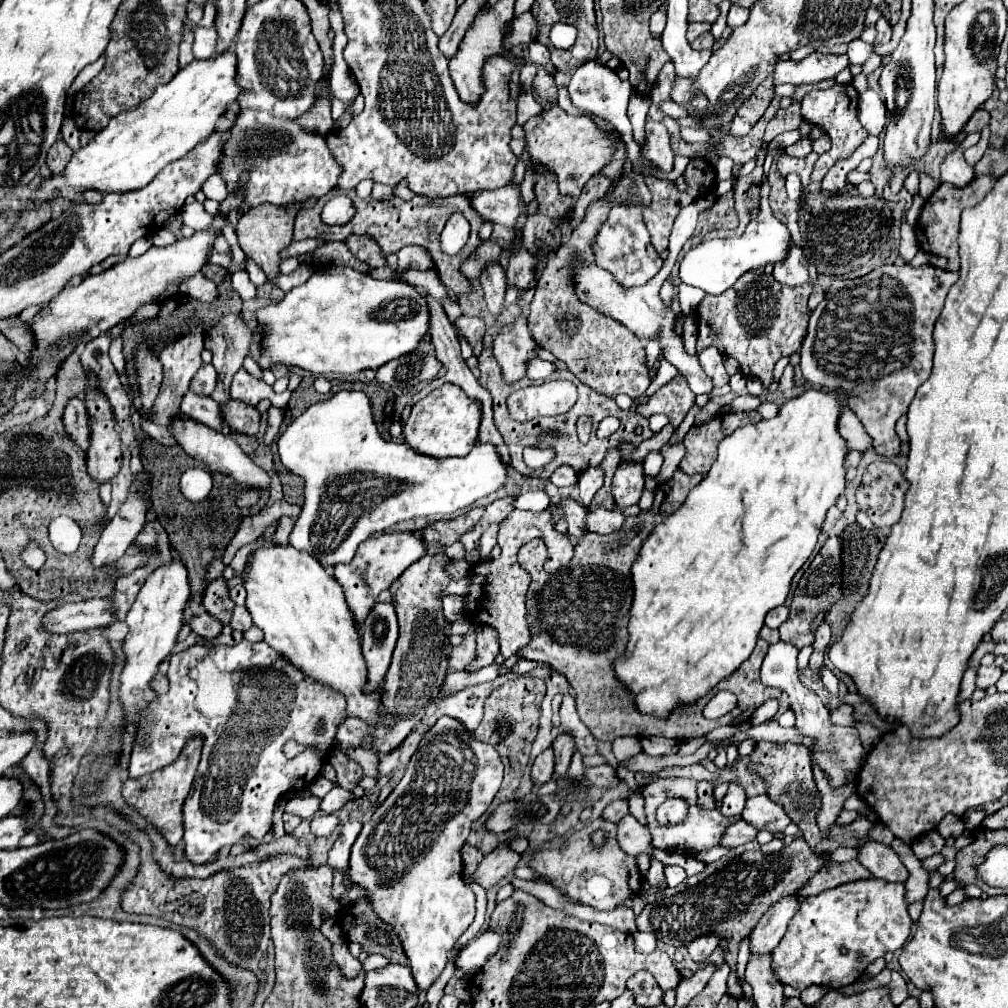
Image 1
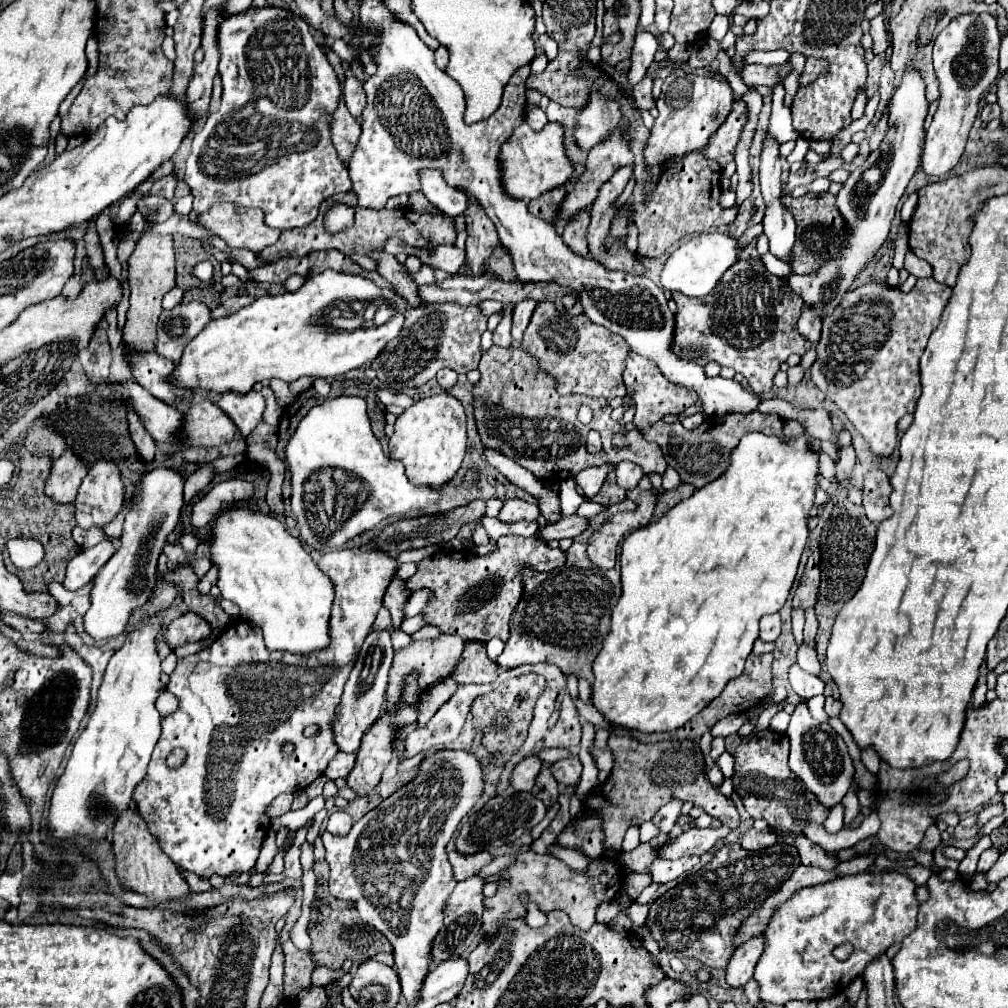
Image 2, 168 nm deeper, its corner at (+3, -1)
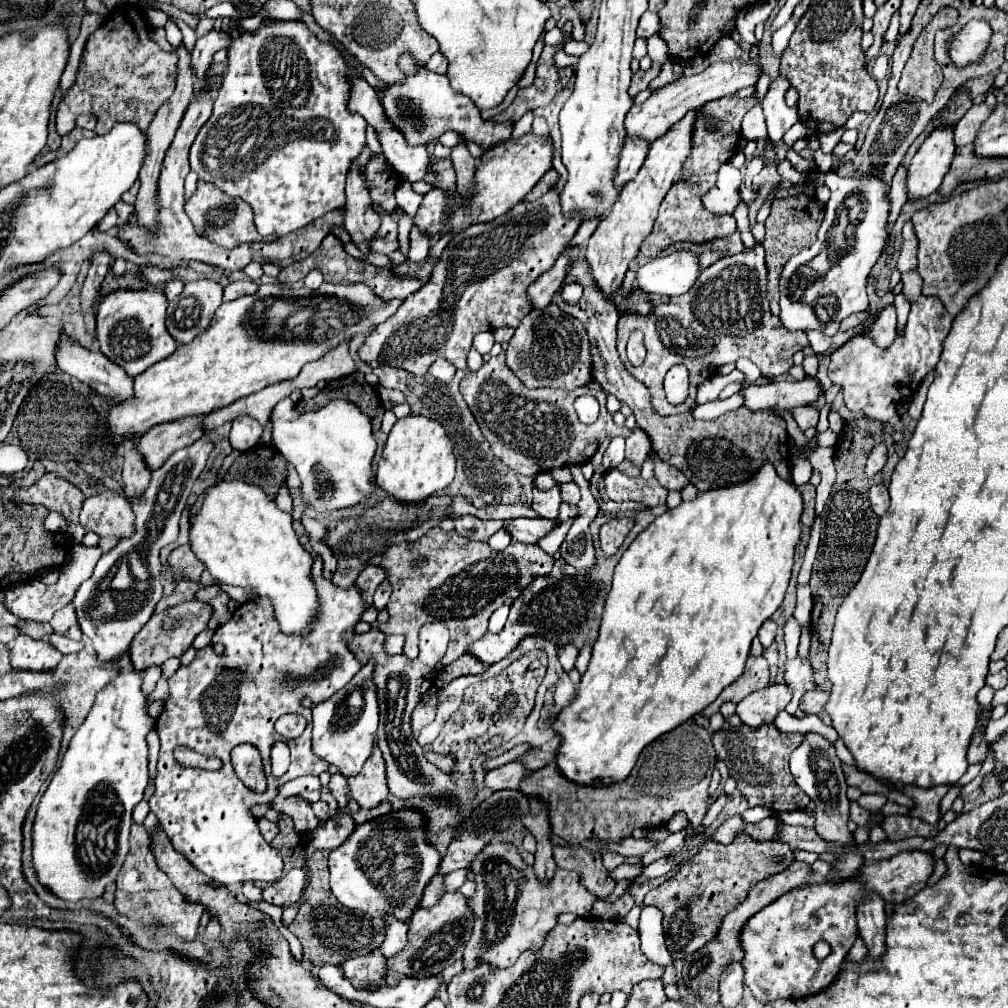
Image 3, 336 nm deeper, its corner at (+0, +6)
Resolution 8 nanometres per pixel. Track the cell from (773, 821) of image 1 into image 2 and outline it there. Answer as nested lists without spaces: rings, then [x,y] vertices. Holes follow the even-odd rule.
[[[629,732],[611,734],[609,748],[615,754],[615,766],[611,776],[595,786],[583,802],[585,814],[595,814],[601,818],[603,826],[603,846],[621,850],[623,836],[629,826],[641,826],[643,822],[651,820],[655,812],[669,802],[669,798],[677,798],[683,802],[693,802],[693,806],[703,808],[705,814],[711,818],[721,820],[723,826],[737,828],[739,814],[733,806],[731,798],[725,798],[719,790],[715,790],[707,776],[705,776],[705,760],[699,746],[691,740],[671,740],[671,742],[657,742],[657,744],[643,744],[637,742]]]

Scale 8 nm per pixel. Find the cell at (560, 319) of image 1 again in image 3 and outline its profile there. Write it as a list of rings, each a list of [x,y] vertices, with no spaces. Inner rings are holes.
[[[558,305],[532,309],[522,319],[506,349],[506,363],[530,389],[552,387],[562,391],[576,391],[594,381],[592,343],[588,339],[586,327],[576,317],[564,313]]]

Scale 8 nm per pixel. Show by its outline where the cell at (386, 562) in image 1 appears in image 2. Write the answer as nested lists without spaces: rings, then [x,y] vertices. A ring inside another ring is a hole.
[[[369,548],[335,550],[321,556],[319,568],[331,578],[335,588],[329,624],[331,642],[327,650],[315,650],[315,654],[307,656],[271,652],[263,642],[259,626],[253,622],[235,620],[209,648],[177,662],[177,668],[171,674],[165,690],[177,698],[179,706],[175,714],[163,718],[163,732],[153,750],[147,776],[137,786],[133,798],[149,830],[157,836],[161,850],[169,854],[169,858],[179,868],[201,878],[211,878],[213,874],[229,878],[235,872],[249,872],[259,858],[261,844],[269,830],[269,818],[265,816],[267,804],[283,792],[305,790],[313,780],[323,776],[327,764],[337,754],[331,732],[335,708],[343,694],[349,672],[355,666],[361,644],[371,632],[375,616],[383,604],[383,594],[393,580],[397,566],[399,562],[389,554]],[[309,724],[319,726],[319,734],[313,738],[303,736],[303,728]],[[287,742],[295,746],[295,752],[289,756],[281,752]],[[173,748],[187,750],[183,768],[167,768],[165,760]]]

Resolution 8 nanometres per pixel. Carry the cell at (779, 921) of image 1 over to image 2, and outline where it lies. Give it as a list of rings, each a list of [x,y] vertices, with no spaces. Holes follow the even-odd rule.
[[[757,936],[745,942],[739,950],[735,950],[725,970],[725,980],[729,988],[743,988],[753,978],[753,968],[761,952],[763,952],[763,936]]]

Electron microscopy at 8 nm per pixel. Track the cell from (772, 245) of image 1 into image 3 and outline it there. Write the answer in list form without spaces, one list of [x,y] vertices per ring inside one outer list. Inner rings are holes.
[[[680,249],[638,267],[636,285],[660,297],[678,297],[694,287],[700,273],[700,255]]]

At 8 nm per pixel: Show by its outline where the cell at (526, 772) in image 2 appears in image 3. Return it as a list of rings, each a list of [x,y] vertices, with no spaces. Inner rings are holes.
[[[512,761],[508,765],[502,765],[498,769],[488,771],[486,775],[486,787],[492,791],[500,789],[518,789],[520,783],[528,777],[528,769],[520,761]]]

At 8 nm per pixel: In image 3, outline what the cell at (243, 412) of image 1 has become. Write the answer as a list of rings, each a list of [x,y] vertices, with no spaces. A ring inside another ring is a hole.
[[[190,415],[186,419],[176,419],[168,423],[160,423],[146,431],[140,439],[140,453],[144,455],[146,465],[154,471],[158,469],[174,451],[182,447],[190,447],[198,441],[202,431],[202,421],[206,415]]]

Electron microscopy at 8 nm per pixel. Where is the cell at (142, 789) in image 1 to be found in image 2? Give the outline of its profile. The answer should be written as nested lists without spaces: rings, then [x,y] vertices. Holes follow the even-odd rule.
[[[125,810],[113,830],[113,852],[115,852],[115,872],[127,890],[151,896],[155,902],[181,900],[189,894],[189,886],[179,874],[171,858],[159,848],[157,838],[149,832],[145,820],[139,812]]]

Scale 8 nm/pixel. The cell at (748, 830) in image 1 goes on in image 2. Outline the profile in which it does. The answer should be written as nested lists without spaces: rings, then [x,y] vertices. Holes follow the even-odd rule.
[[[721,826],[717,830],[691,828],[689,832],[683,832],[679,838],[673,838],[671,842],[663,844],[657,850],[657,856],[667,858],[667,860],[677,860],[683,856],[701,856],[707,850],[711,850],[715,846],[715,842],[725,838],[727,834],[729,834],[727,826]]]

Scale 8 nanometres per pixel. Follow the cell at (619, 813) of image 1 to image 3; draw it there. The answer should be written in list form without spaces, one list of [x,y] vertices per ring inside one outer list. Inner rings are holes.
[[[554,847],[554,861],[562,869],[574,869],[582,875],[582,883],[588,887],[588,891],[594,891],[598,897],[608,897],[616,883],[610,879],[608,871],[602,867],[602,857],[592,855],[584,847]]]

